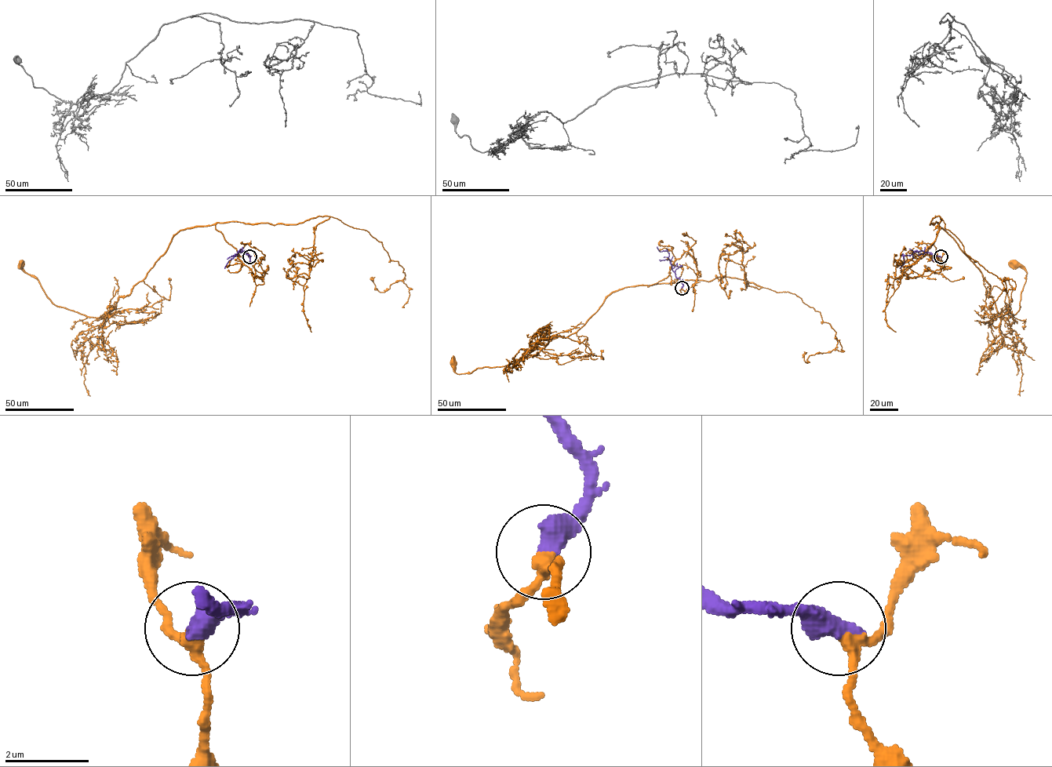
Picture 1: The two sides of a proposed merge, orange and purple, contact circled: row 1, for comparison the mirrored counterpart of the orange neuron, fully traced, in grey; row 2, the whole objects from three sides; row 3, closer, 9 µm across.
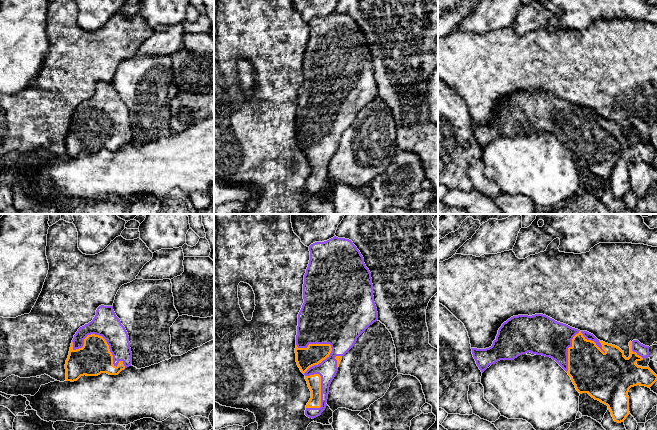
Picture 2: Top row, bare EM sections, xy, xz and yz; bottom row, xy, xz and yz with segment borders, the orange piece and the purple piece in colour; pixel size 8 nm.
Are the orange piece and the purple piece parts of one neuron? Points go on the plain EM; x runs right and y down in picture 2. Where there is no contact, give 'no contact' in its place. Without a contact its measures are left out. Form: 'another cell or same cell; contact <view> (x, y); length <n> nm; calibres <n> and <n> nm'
another cell; contact xy (102, 113); length 480 nm; calibres 260 and 200 nm

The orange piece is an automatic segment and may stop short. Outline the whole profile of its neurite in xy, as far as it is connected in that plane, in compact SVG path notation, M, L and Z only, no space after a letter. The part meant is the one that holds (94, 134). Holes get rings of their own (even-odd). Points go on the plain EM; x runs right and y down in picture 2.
M91 110L84 115L82 124L73 125L73 118L71 119L68 134L65 140L66 157L77 157L81 152L98 152L101 149L109 151L118 151L125 145L123 137L119 137L118 141L113 140L113 131L110 128L109 121L106 116L99 111Z

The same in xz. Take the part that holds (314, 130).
M309 120L307 124L298 124L296 121L296 138L301 148L304 150L310 143L318 141L332 127L330 120Z

